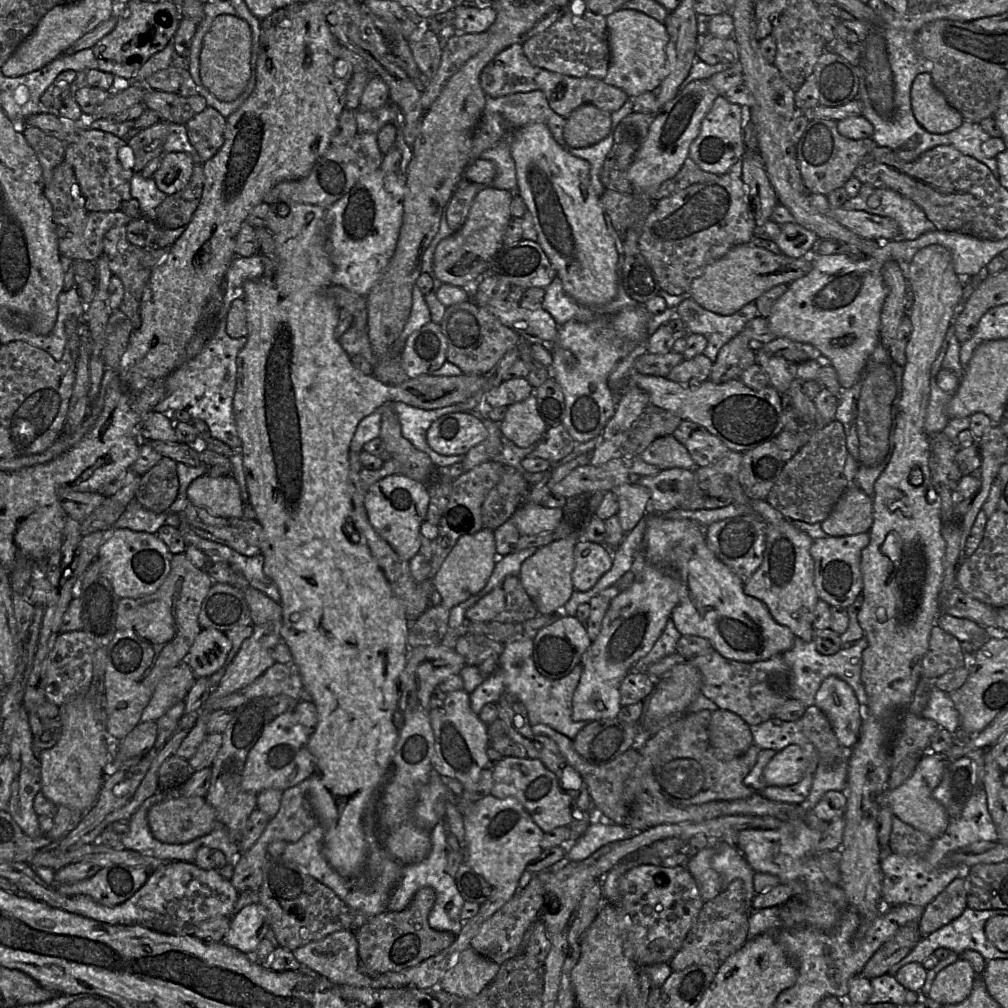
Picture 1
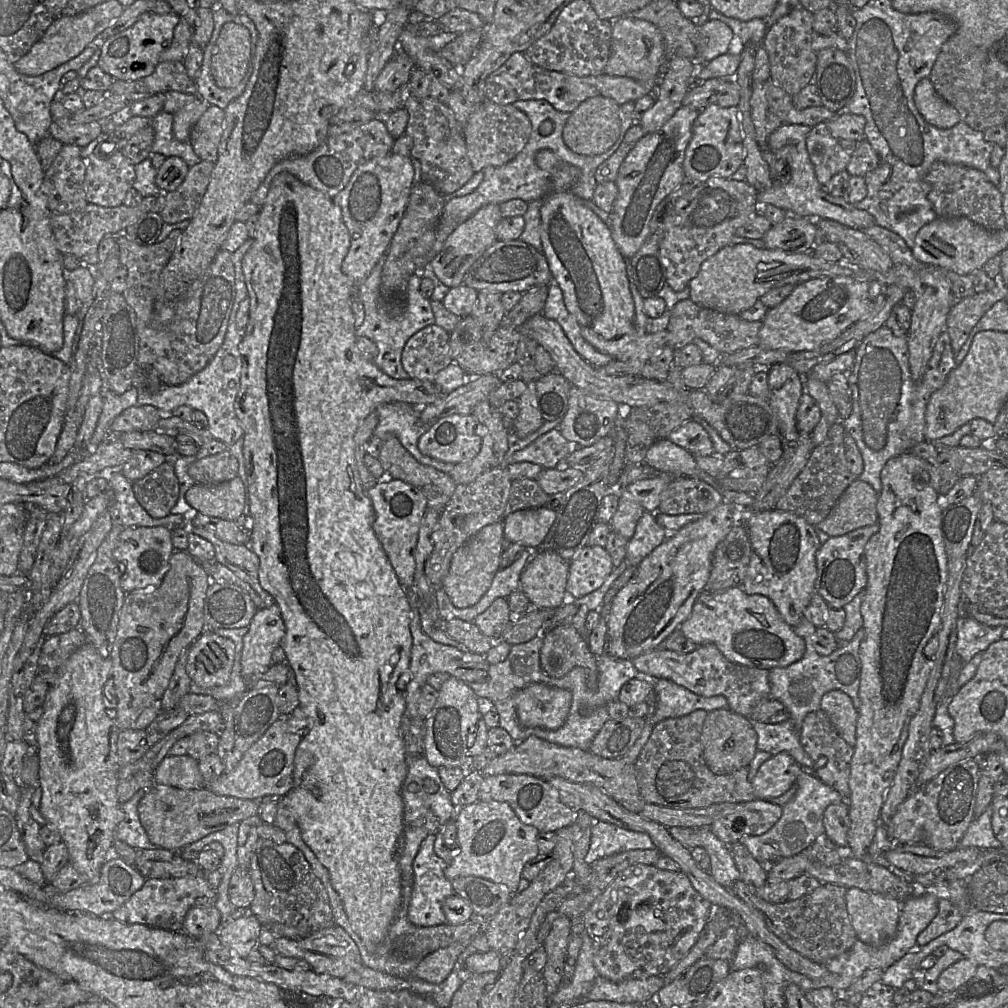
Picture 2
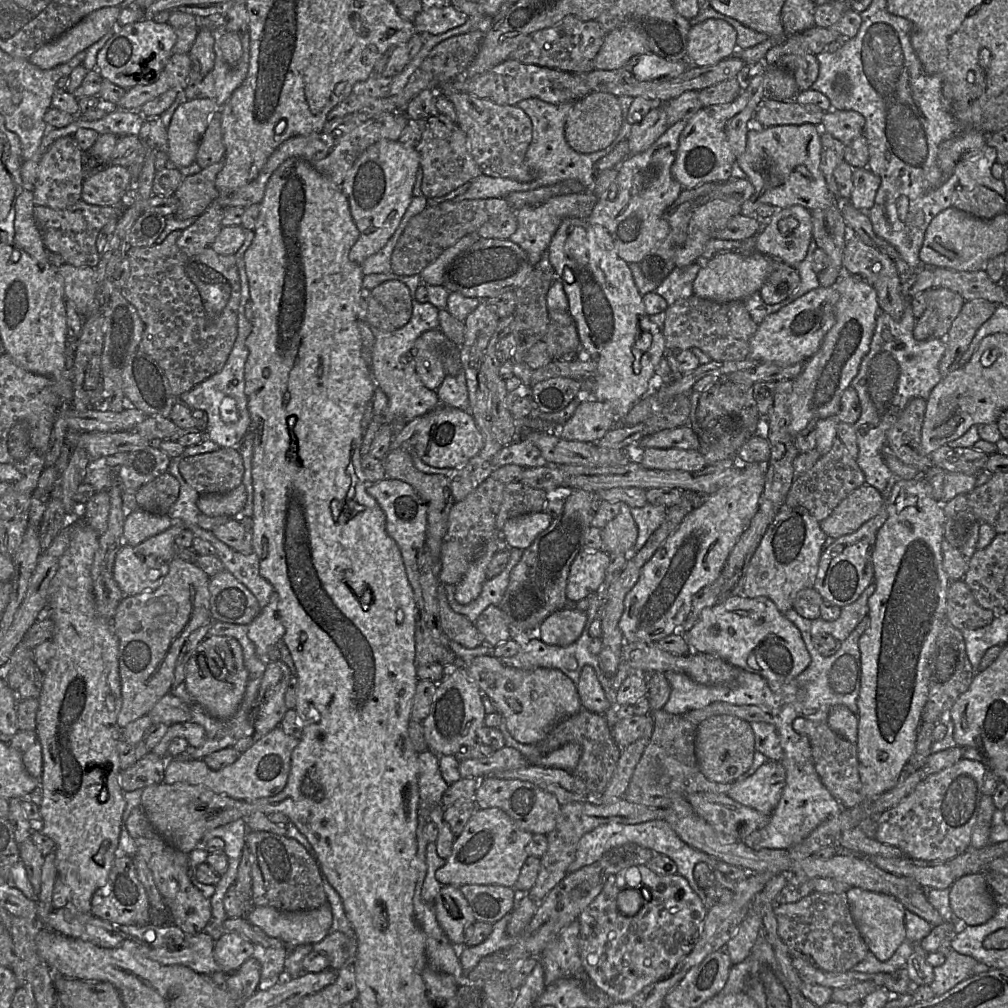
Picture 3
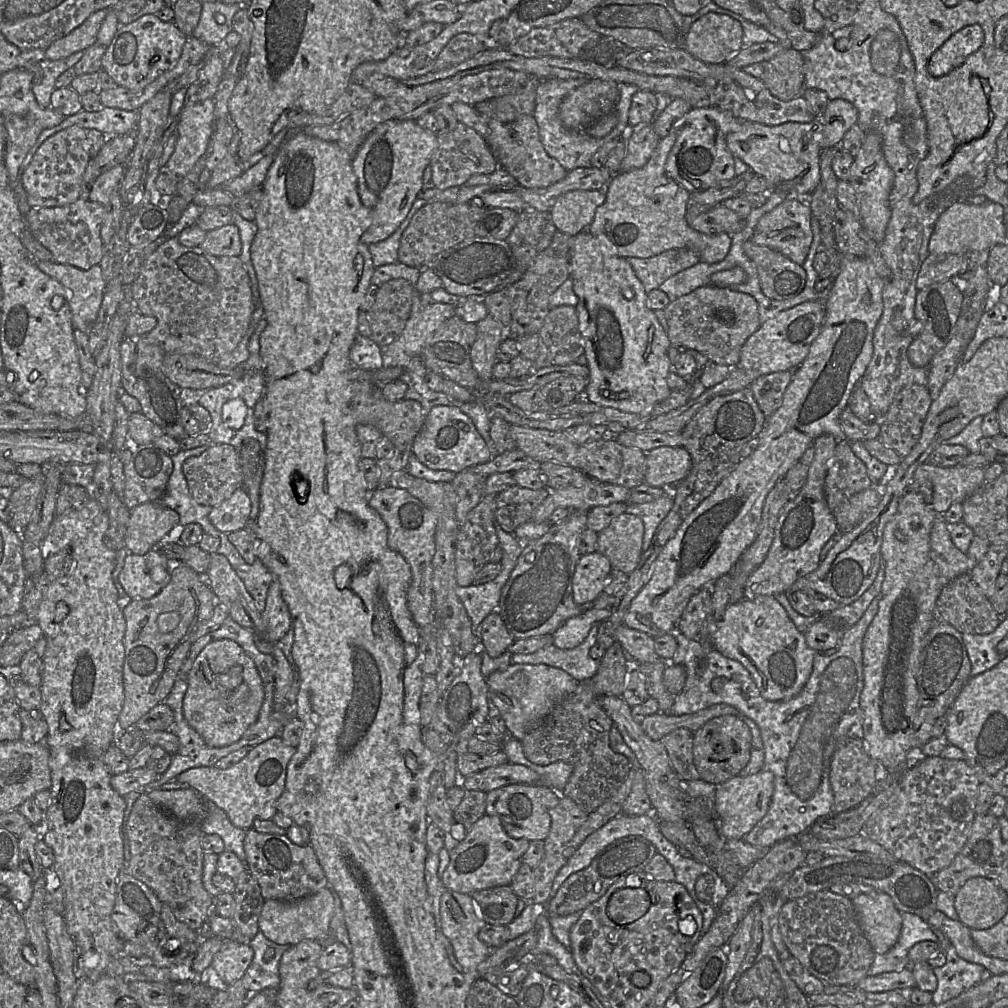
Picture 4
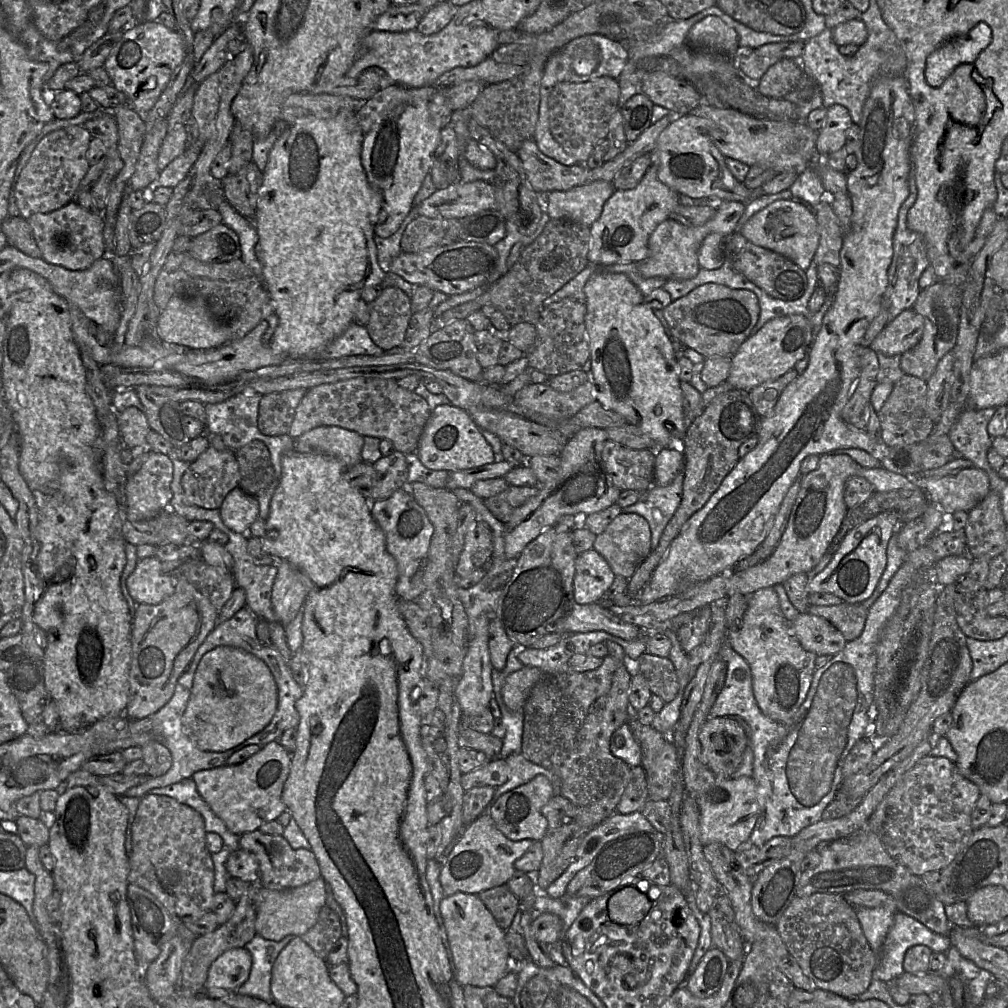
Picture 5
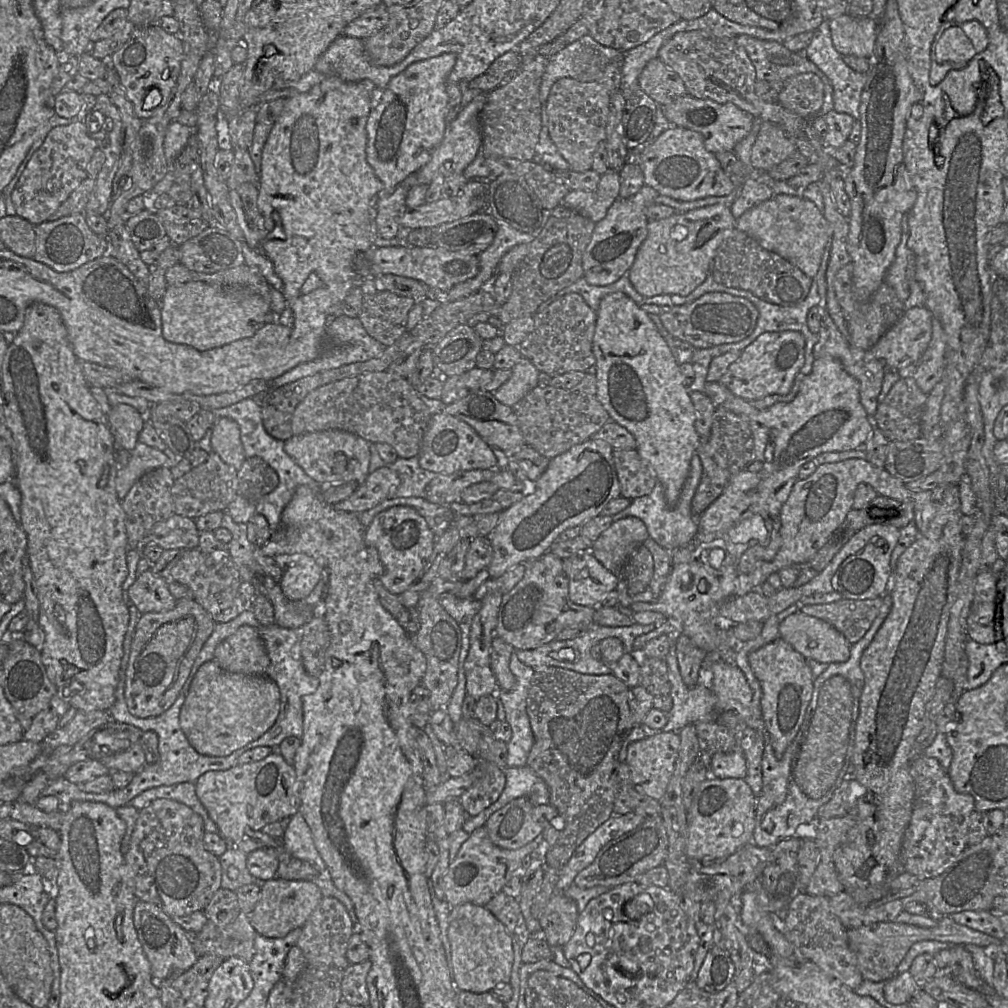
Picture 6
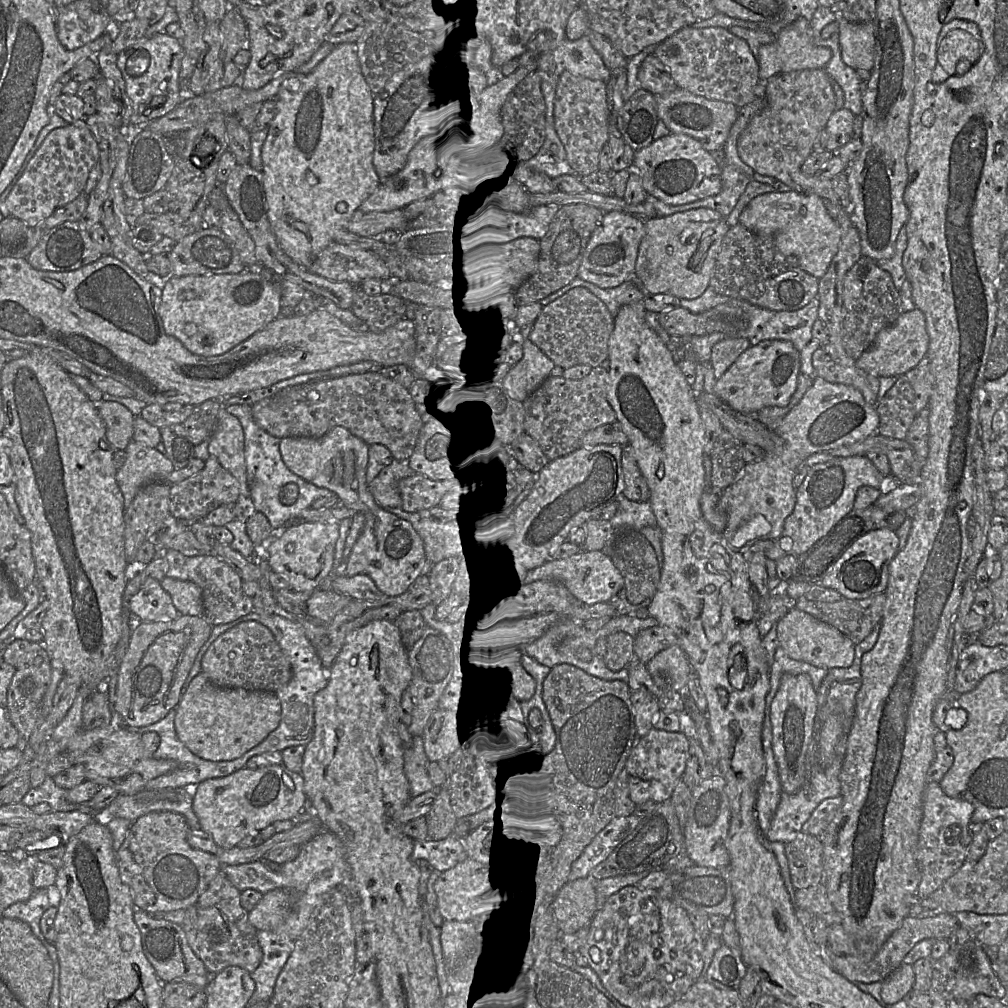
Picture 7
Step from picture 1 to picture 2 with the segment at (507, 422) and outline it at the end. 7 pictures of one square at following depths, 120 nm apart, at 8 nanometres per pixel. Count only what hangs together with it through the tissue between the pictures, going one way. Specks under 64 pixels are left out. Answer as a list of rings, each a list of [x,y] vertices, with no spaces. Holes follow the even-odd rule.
[[[536,382],[527,384],[527,390],[518,398],[519,414],[511,423],[511,432],[519,438],[525,438],[536,432],[544,419],[538,409]]]

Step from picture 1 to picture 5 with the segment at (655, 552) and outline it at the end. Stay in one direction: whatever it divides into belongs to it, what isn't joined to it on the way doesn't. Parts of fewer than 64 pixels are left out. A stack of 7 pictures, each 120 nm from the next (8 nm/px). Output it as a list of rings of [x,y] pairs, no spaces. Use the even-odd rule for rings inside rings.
[[[773,587],[760,589],[749,597],[741,625],[728,632],[727,644],[749,664],[754,696],[761,711],[780,722],[793,718],[807,697],[817,655],[801,646],[781,611]]]

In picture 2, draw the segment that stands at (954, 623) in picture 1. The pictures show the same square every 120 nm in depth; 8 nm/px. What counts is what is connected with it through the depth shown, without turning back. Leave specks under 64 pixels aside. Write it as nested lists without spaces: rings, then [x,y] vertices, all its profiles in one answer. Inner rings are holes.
[[[967,615],[959,616],[957,619],[957,654],[964,663],[971,661],[977,653],[984,652],[992,643],[1001,640],[1005,628],[983,625]]]

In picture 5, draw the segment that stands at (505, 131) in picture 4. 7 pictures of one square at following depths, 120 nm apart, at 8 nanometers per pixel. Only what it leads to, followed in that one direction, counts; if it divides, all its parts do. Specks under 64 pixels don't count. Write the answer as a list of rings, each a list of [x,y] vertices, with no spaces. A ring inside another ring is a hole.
[[[534,139],[522,142],[516,151],[531,188],[538,194],[565,191],[583,186],[588,181],[588,171],[582,164],[565,166],[544,155]]]

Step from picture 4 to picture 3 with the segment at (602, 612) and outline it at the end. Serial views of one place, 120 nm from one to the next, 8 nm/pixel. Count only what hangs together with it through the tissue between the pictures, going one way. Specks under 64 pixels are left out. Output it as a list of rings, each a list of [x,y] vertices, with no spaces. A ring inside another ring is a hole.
[[[569,604],[548,616],[537,628],[535,636],[546,644],[568,646],[581,636],[586,621],[586,612]]]

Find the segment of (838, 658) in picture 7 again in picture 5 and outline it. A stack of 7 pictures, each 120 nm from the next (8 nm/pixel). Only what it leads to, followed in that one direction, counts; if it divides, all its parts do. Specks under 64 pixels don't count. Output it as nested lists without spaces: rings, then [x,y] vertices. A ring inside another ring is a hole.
[[[799,613],[790,624],[801,646],[817,656],[834,656],[842,651],[847,643],[841,632],[822,617]]]

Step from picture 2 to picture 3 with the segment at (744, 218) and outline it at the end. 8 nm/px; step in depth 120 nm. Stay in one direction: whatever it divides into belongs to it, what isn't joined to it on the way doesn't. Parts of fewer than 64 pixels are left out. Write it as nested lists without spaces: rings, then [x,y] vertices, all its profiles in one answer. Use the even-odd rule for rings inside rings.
[[[730,177],[729,180],[718,183],[715,191],[710,194],[710,199],[693,213],[688,224],[687,239],[676,255],[676,267],[685,267],[696,262],[702,256],[706,243],[710,239],[716,239],[714,238],[715,233],[725,228],[733,216],[741,214],[742,204],[755,191],[753,184],[748,179]]]

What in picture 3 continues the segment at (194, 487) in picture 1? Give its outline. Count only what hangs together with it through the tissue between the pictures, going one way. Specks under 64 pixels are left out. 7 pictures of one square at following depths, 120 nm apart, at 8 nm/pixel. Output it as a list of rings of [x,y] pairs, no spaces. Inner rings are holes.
[[[243,483],[225,494],[202,494],[197,499],[197,507],[202,514],[211,517],[234,517],[242,514],[247,492]]]

